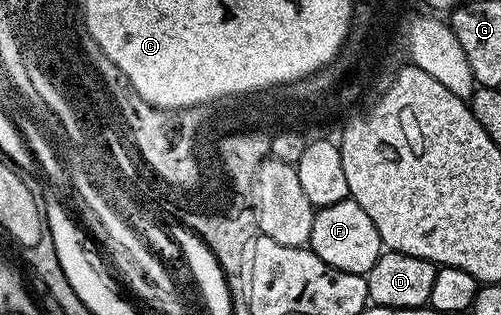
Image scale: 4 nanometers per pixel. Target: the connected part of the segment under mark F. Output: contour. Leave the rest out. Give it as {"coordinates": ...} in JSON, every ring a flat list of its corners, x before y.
{"coordinates":[[351,198,320,208,314,214,308,246,335,269,367,276,383,252,383,244,371,217]]}

